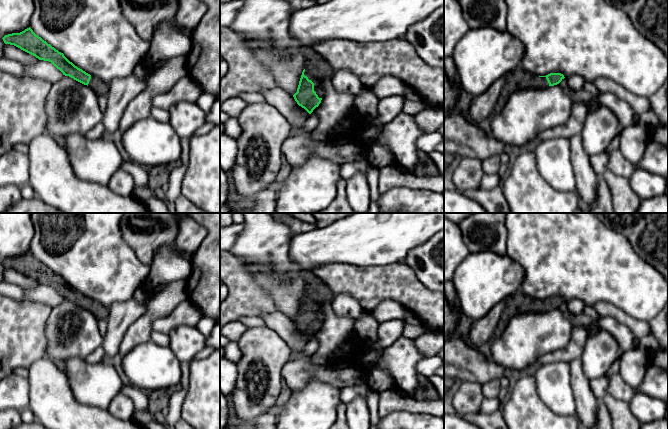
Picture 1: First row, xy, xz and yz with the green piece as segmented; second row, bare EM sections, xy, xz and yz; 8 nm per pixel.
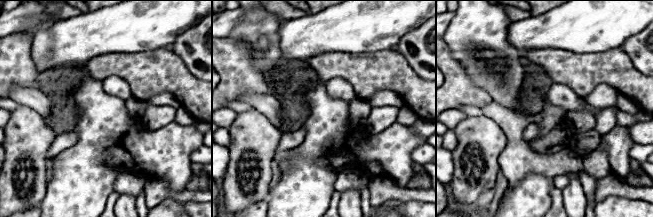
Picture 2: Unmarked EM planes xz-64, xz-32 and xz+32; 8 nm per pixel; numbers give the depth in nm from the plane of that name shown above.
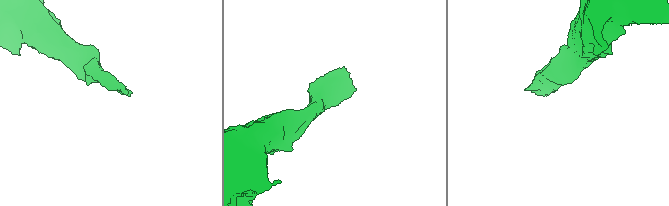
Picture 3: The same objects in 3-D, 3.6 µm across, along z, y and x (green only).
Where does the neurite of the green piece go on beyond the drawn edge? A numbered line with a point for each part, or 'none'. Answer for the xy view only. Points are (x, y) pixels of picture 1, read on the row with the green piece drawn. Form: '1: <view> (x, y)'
1: xy (98, 86)

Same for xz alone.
1: xz (317, 69)

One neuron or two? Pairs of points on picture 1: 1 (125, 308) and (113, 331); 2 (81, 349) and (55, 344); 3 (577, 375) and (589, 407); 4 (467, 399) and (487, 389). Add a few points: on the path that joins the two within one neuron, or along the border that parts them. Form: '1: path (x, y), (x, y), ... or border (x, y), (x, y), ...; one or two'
1: path (122, 314), (117, 325); one
2: path (75, 344), (61, 344); one
3: path (580, 383), (585, 399); one
4: border (462, 381), (477, 382), (481, 386), (484, 397); two

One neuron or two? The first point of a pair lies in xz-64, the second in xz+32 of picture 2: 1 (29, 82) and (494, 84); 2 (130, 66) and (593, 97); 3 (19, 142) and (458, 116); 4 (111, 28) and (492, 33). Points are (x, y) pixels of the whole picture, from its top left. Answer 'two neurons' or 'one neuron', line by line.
1: two neurons
2: two neurons
3: two neurons
4: two neurons

